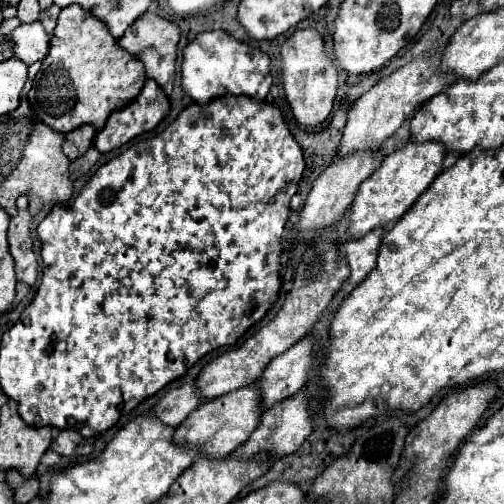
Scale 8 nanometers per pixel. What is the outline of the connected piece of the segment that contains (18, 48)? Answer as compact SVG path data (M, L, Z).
M40 22L18 26L10 36L6 36L6 40L14 44L14 56L26 66L44 60L50 48L50 36L44 32Z

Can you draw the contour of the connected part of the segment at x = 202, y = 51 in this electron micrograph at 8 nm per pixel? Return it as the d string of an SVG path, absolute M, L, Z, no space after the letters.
M222 30L200 32L182 52L182 88L196 104L206 104L224 94L264 100L270 84L272 76L268 56Z

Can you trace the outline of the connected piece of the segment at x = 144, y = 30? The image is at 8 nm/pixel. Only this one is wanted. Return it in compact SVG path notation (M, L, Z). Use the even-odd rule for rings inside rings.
M142 14L128 30L126 34L118 40L118 44L132 56L140 58L144 68L146 68L146 76L156 80L158 86L166 92L166 96L172 94L172 84L174 84L174 72L176 72L176 46L180 40L180 28L156 14Z

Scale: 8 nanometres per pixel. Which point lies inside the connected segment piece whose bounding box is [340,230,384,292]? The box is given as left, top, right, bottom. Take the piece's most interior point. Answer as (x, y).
(361, 254)

